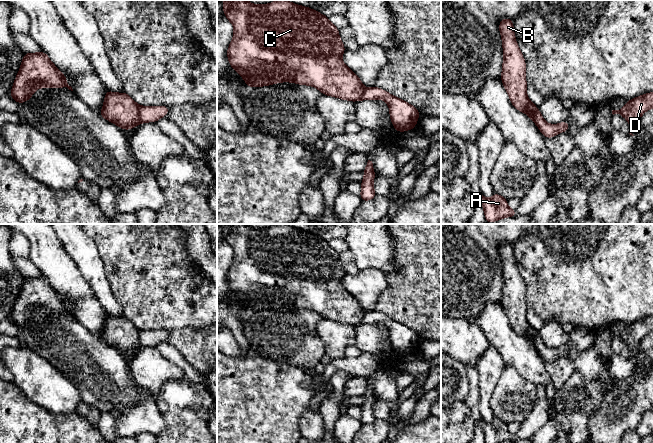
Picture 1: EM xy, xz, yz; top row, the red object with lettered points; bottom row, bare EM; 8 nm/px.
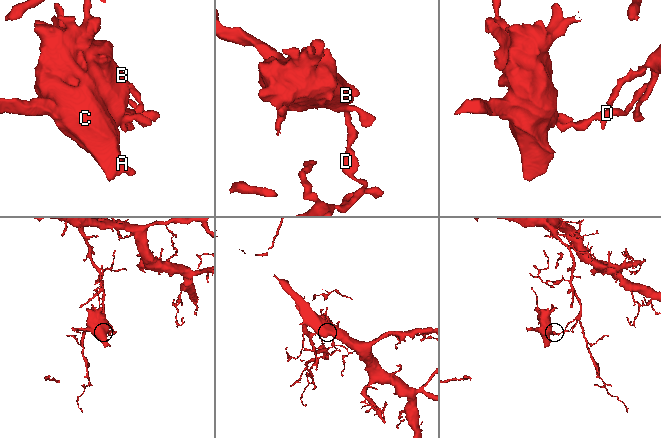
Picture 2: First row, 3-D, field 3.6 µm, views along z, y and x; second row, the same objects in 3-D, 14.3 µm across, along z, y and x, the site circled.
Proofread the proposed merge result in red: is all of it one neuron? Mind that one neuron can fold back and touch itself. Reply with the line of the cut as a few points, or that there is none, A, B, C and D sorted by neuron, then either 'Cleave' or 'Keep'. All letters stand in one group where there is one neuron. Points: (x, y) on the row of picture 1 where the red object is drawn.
Split along xy (140, 107), (136, 123). Groups: A B C / D. Cleave

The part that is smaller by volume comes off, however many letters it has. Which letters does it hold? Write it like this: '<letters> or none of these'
A, B, C

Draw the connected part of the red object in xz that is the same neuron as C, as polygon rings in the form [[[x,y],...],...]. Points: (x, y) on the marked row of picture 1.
[[[223,0],[224,16],[233,24],[234,35],[227,49],[231,67],[246,81],[247,87],[261,87],[279,82],[313,86],[323,95],[356,102],[365,91],[362,81],[342,61],[346,48],[334,26],[325,15],[286,0],[255,5],[246,0]]]

